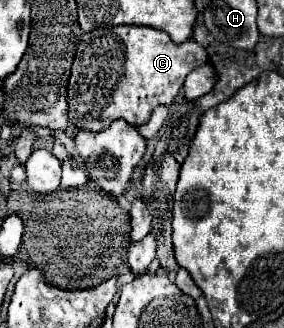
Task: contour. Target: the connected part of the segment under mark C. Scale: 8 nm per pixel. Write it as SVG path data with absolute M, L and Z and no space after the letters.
M105 26L85 32L67 86L69 122L87 132L101 132L117 118L133 126L147 124L153 108L171 104L187 74L205 64L209 56L195 40L177 46L163 30L149 26Z

